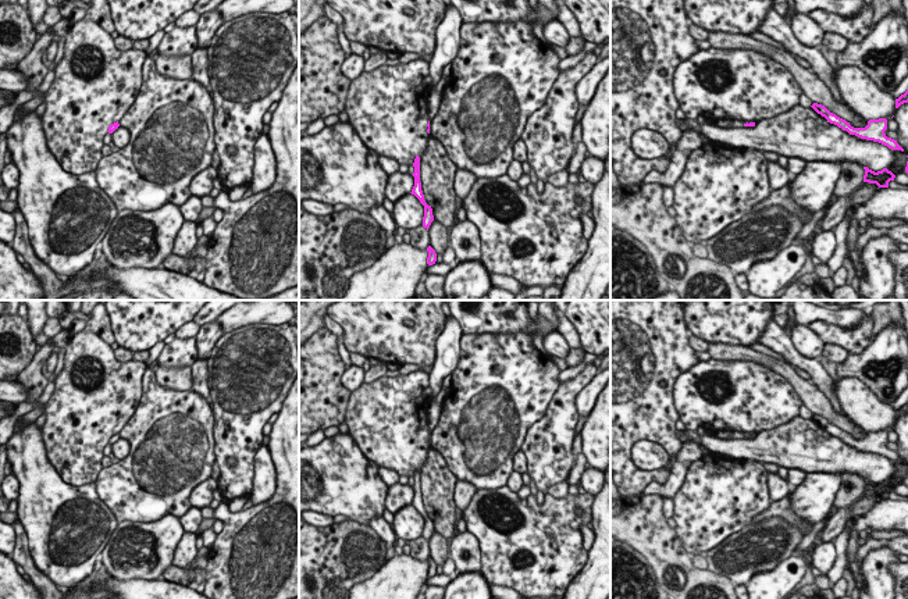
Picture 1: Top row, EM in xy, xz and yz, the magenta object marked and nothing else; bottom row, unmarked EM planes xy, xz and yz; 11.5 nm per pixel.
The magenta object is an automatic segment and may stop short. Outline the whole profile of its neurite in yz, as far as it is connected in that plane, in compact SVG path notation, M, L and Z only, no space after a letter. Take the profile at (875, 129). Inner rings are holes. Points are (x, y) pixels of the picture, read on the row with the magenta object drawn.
M813 103L811 106L818 114L825 117L827 122L837 125L843 131L847 131L850 135L855 135L861 139L879 142L887 146L891 150L901 150L904 149L897 143L897 140L887 138L884 131L887 129L887 120L869 120L865 128L854 128L845 120L837 117L836 114L830 113L825 106Z

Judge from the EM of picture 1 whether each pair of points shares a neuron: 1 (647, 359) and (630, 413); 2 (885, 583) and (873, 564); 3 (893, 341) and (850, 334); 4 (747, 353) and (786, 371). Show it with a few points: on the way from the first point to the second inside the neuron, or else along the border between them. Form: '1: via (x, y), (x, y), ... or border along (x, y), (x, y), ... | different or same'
1: via (633, 373), (630, 375), (630, 399) | same
2: via (880, 578), (873, 569) | same
3: border along (872, 341), (860, 353), (853, 355) | different
4: via (757, 357), (776, 364) | same

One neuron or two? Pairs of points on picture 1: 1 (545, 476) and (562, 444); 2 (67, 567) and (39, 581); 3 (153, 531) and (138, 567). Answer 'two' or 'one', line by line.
1: one
2: two
3: one

